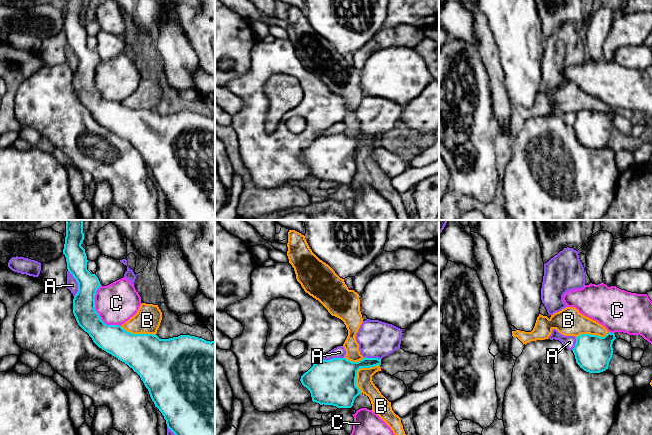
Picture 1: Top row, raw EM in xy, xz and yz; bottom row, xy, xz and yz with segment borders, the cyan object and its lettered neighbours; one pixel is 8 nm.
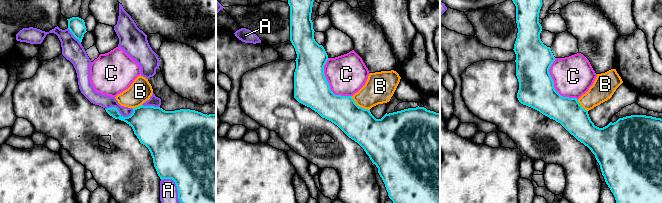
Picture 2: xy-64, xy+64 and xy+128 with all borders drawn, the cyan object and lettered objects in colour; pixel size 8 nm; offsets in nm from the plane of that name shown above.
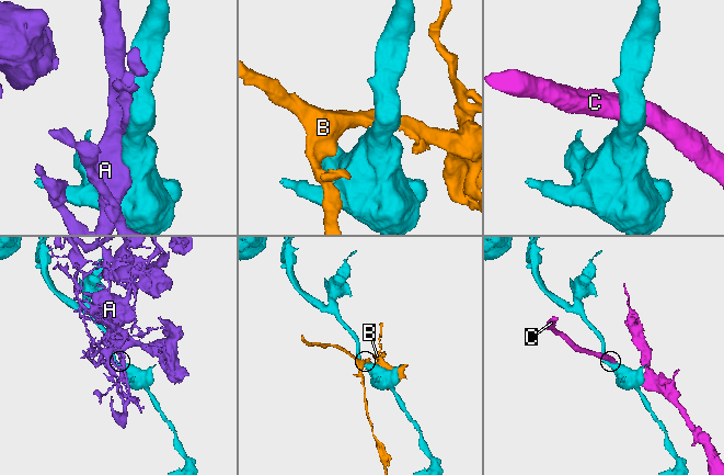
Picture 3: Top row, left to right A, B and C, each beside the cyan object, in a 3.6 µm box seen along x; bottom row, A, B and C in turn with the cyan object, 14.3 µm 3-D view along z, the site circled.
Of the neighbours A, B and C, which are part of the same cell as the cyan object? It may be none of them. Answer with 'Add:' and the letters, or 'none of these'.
Add: none of these

